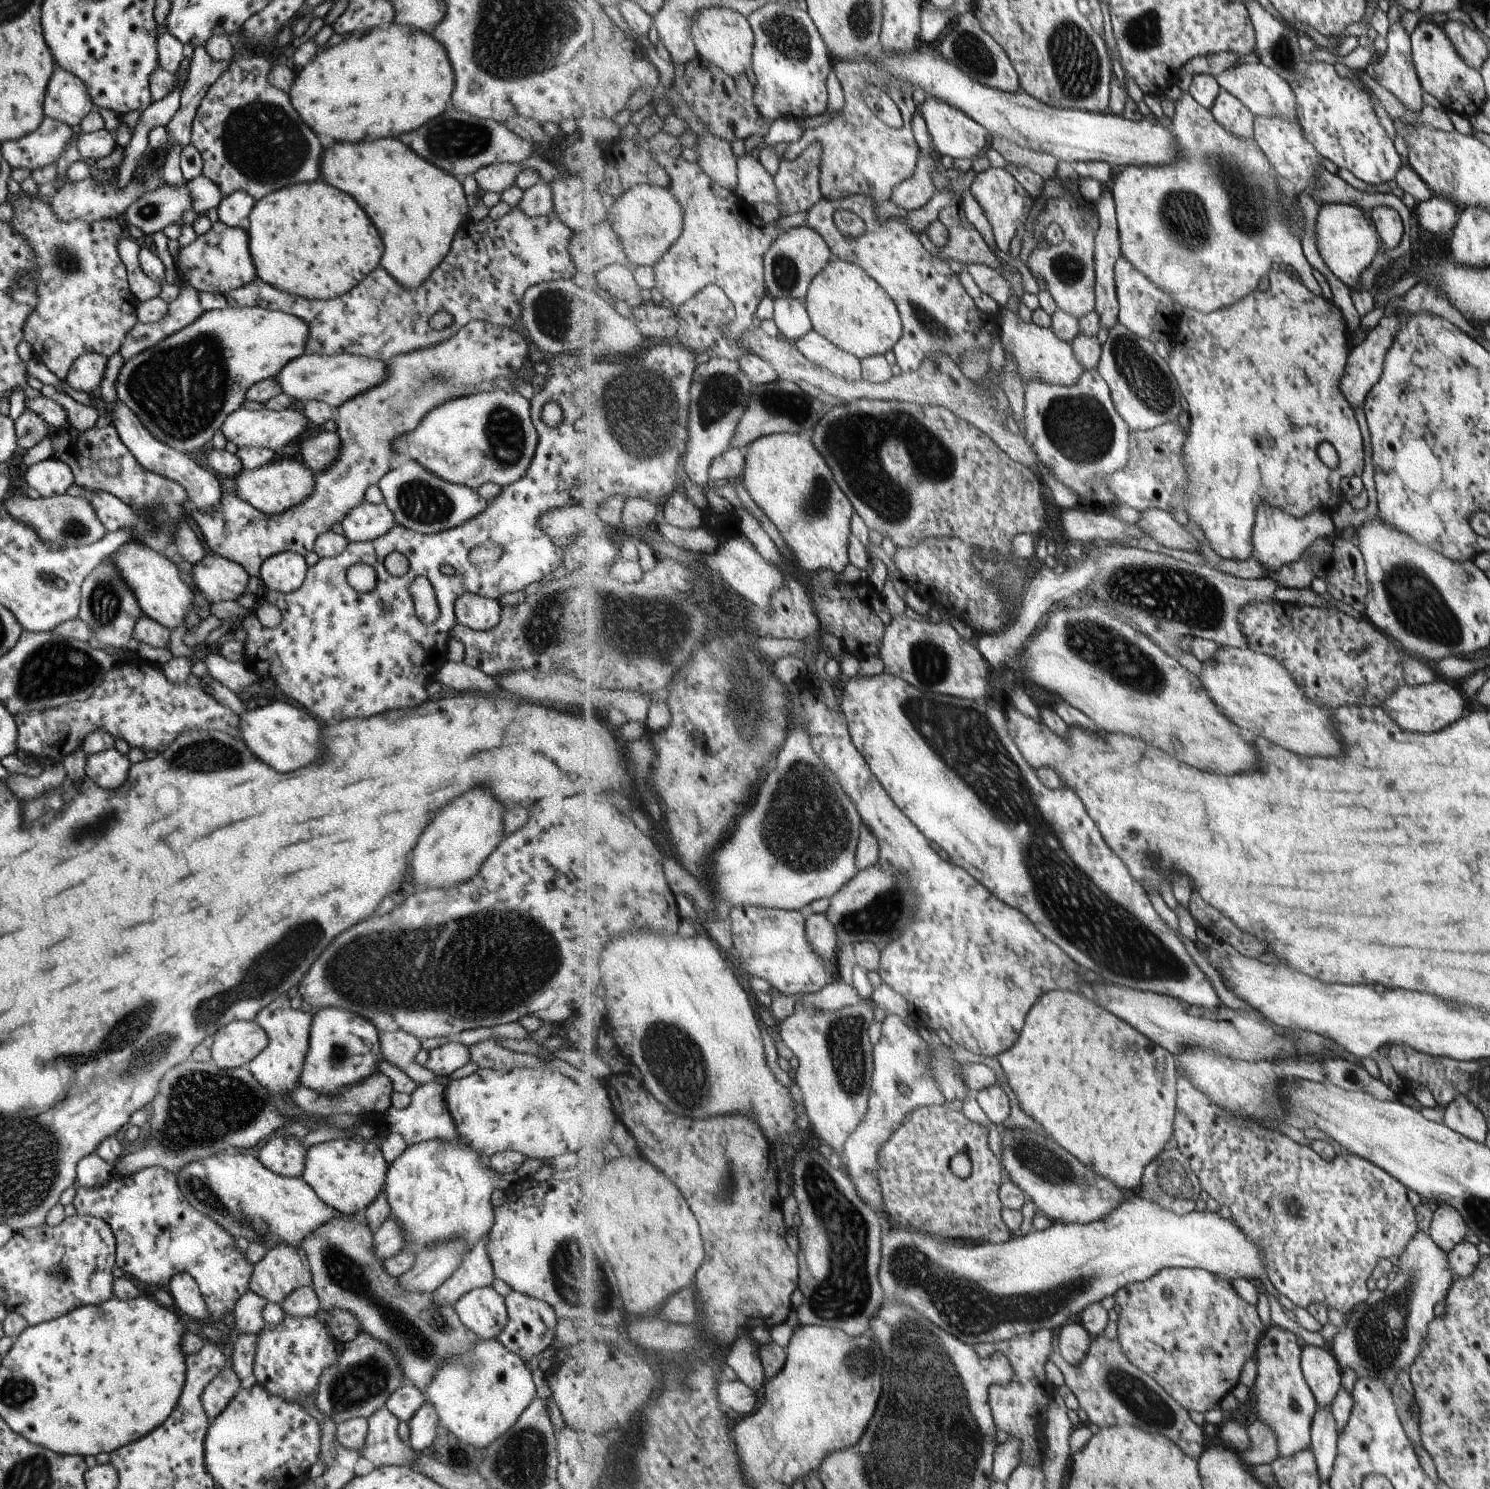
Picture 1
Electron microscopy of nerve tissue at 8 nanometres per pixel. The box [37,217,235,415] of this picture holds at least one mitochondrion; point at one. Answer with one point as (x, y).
(66, 261)

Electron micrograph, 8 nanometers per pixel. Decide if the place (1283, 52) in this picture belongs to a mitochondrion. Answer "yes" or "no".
yes

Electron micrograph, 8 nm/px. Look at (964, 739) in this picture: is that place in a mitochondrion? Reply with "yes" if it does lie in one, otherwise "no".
yes

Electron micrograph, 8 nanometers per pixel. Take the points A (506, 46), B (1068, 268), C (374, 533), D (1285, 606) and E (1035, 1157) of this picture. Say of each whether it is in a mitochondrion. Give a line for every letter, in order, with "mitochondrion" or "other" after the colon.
A: mitochondrion
B: mitochondrion
C: other
D: other
E: mitochondrion

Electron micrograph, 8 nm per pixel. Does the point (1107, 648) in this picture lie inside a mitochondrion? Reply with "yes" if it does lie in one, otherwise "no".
yes

